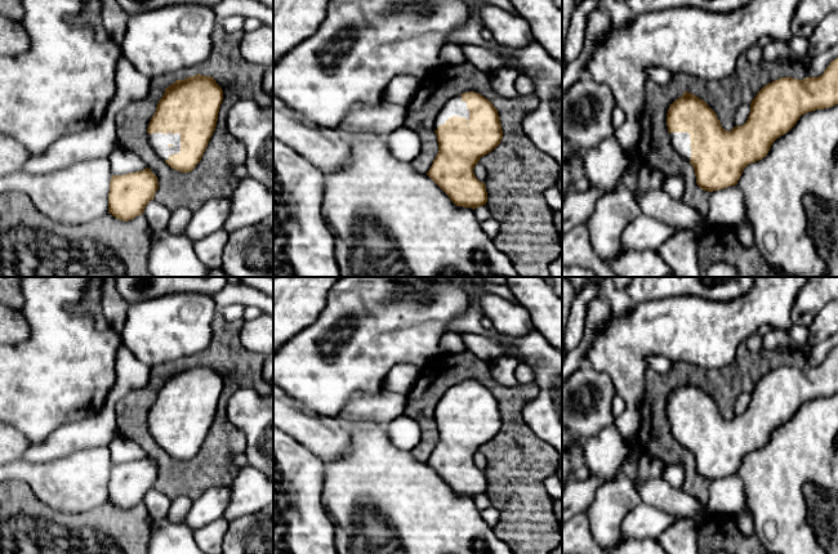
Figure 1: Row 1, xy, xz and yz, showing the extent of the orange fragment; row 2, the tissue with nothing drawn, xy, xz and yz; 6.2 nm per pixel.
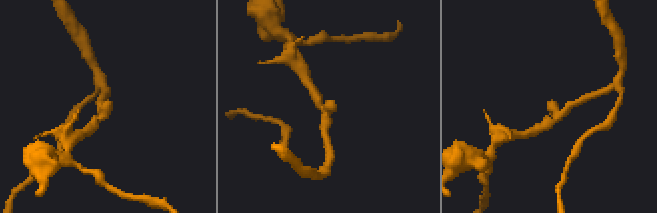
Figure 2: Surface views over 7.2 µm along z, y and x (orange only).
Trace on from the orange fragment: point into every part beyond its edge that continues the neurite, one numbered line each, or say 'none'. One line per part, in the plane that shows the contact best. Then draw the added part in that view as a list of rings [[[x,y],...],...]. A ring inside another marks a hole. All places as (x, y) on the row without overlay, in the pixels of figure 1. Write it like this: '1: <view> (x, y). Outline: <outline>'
1: xy (160, 429). Outline: [[[153,421],[147,424],[155,433],[155,438],[159,446],[164,450],[169,447],[170,443],[179,442],[180,439],[180,423],[162,423]]]

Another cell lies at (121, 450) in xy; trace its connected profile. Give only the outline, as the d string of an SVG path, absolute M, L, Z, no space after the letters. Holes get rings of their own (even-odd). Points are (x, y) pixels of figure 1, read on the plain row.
M116 433L107 444L112 464L124 464L144 459L147 455L134 441Z

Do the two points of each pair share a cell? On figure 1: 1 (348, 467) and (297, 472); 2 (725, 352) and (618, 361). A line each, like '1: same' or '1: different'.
1: different
2: same

